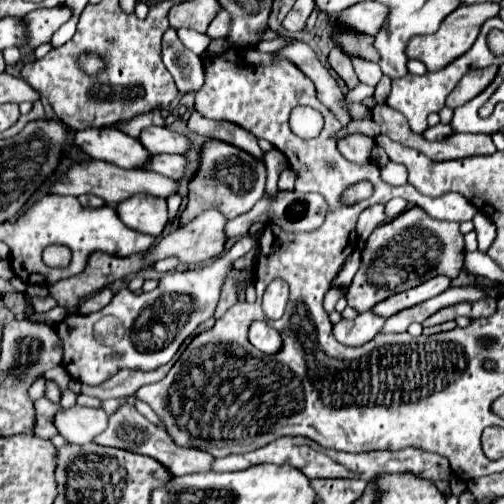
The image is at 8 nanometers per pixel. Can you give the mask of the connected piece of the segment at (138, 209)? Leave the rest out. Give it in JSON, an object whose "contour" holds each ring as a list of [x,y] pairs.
{"contour":[[[137,194],[117,204],[117,214],[129,228],[155,238],[167,226],[167,202],[147,194]]]}

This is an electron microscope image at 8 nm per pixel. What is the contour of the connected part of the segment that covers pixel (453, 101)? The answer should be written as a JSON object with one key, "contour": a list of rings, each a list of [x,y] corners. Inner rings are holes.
{"contour":[[[495,66],[467,72],[467,74],[461,78],[461,82],[457,84],[457,88],[453,88],[453,92],[449,94],[447,106],[455,110],[455,108],[463,106],[465,102],[473,100],[477,94],[481,94],[481,92],[493,82],[493,76],[497,76],[497,68],[495,68]]]}

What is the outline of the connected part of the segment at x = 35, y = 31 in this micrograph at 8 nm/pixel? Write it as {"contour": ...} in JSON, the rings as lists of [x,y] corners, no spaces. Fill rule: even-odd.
{"contour":[[[57,6],[57,8],[39,8],[29,12],[29,16],[25,16],[27,28],[29,28],[29,44],[25,48],[21,48],[23,54],[27,54],[29,50],[37,48],[39,44],[45,44],[51,40],[51,36],[55,34],[55,30],[65,24],[71,18],[71,12],[65,6]]]}

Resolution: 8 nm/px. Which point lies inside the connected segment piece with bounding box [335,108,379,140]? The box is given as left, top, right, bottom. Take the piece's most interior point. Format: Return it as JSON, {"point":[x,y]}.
{"point":[367,127]}

